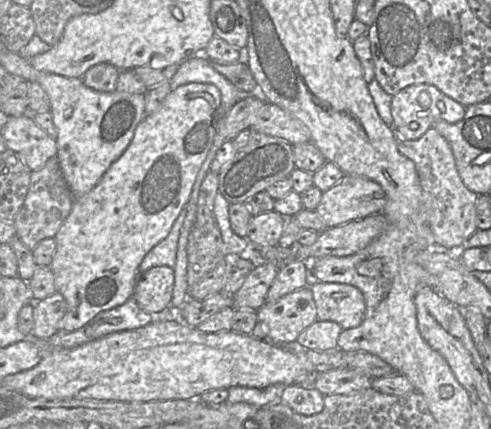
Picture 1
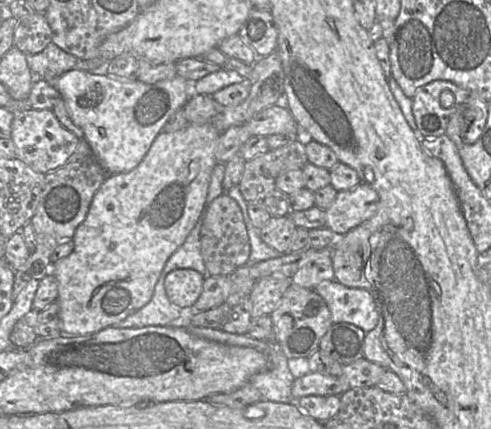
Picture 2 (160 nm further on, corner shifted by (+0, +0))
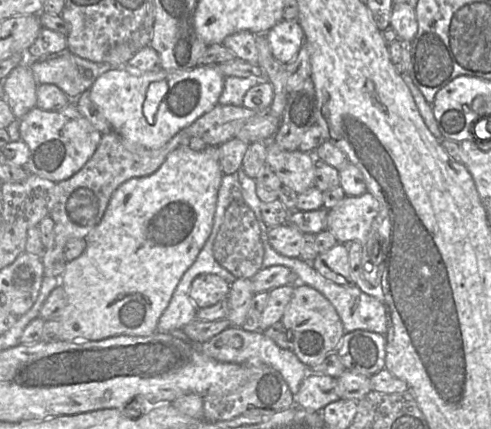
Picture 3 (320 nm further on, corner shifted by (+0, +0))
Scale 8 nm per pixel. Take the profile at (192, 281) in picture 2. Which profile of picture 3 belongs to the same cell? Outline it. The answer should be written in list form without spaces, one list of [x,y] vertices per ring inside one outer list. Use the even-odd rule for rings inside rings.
[[[200,274],[191,283],[189,295],[198,308],[205,308],[227,298],[230,284],[215,274]]]

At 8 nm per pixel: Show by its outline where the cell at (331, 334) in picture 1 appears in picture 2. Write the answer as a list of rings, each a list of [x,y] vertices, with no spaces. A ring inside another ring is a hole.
[[[333,323],[322,337],[319,350],[342,366],[364,358],[365,332],[350,323]]]

